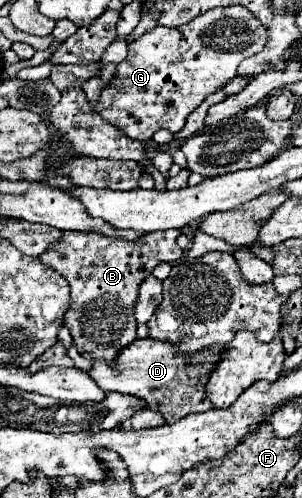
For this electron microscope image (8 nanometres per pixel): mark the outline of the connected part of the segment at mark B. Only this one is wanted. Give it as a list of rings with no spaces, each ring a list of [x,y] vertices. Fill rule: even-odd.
[[[167,229],[147,233],[139,243],[123,243],[123,239],[103,239],[103,235],[75,235],[75,231],[67,231],[63,233],[63,243],[55,243],[47,255],[41,255],[41,261],[61,273],[71,285],[71,307],[65,313],[65,327],[71,331],[73,343],[81,355],[111,365],[119,351],[137,339],[135,299],[139,297],[139,285],[159,263],[175,263],[185,257],[185,251],[175,243],[179,235],[179,229]]]

